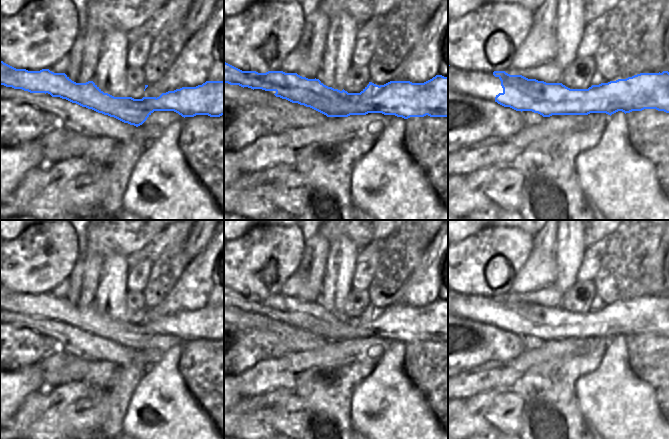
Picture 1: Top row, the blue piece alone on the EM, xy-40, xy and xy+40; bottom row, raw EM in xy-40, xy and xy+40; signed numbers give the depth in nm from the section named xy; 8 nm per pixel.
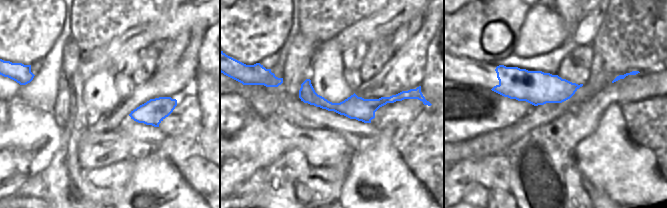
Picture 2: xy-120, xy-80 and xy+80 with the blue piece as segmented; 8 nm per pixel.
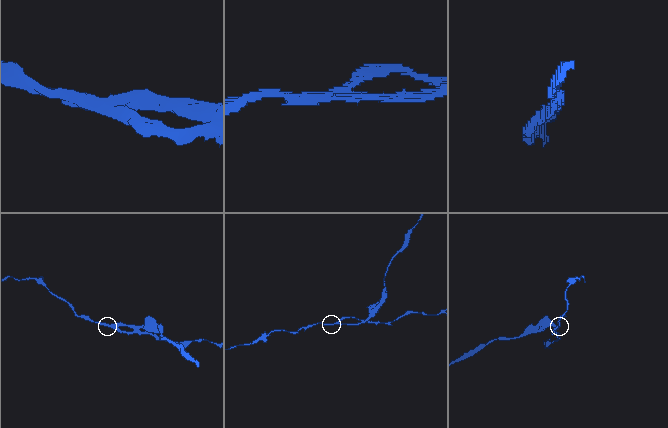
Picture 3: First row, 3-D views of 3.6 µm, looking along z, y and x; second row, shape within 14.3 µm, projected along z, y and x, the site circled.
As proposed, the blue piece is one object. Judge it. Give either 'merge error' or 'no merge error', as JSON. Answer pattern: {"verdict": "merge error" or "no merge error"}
{"verdict": "merge error"}

